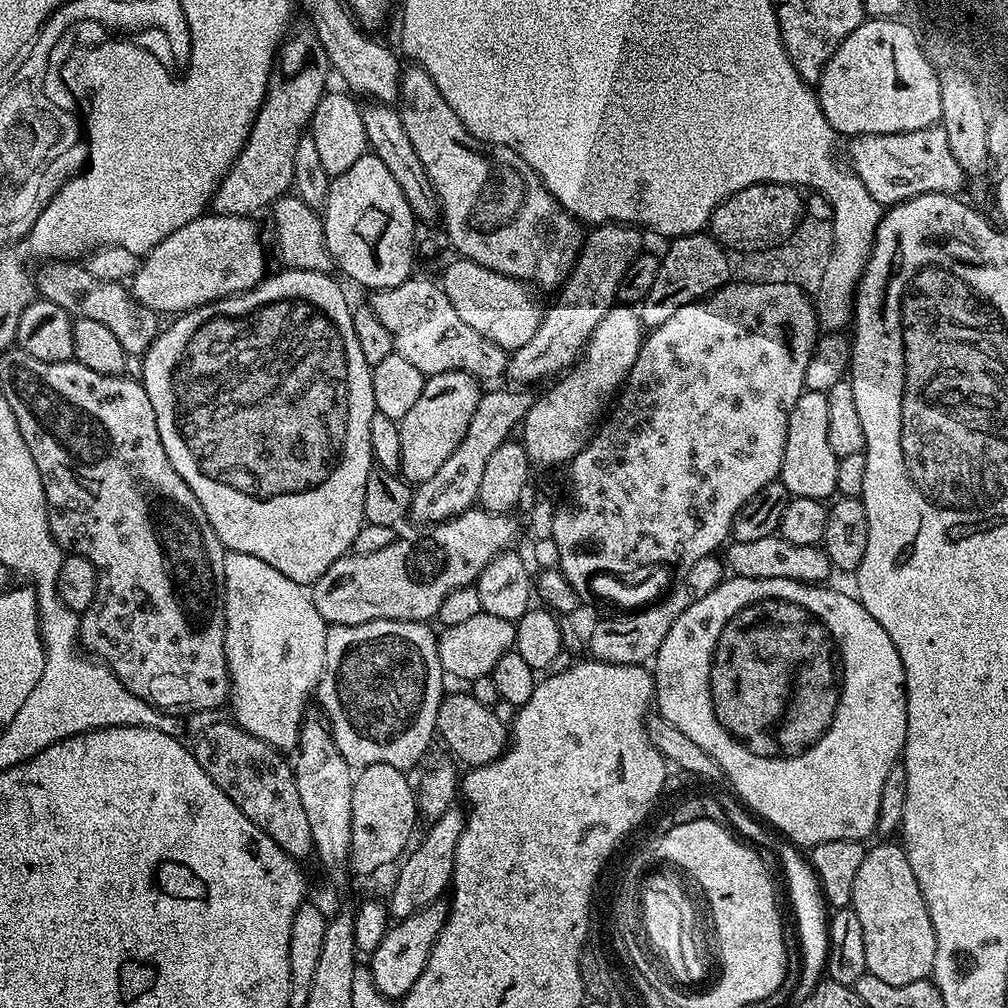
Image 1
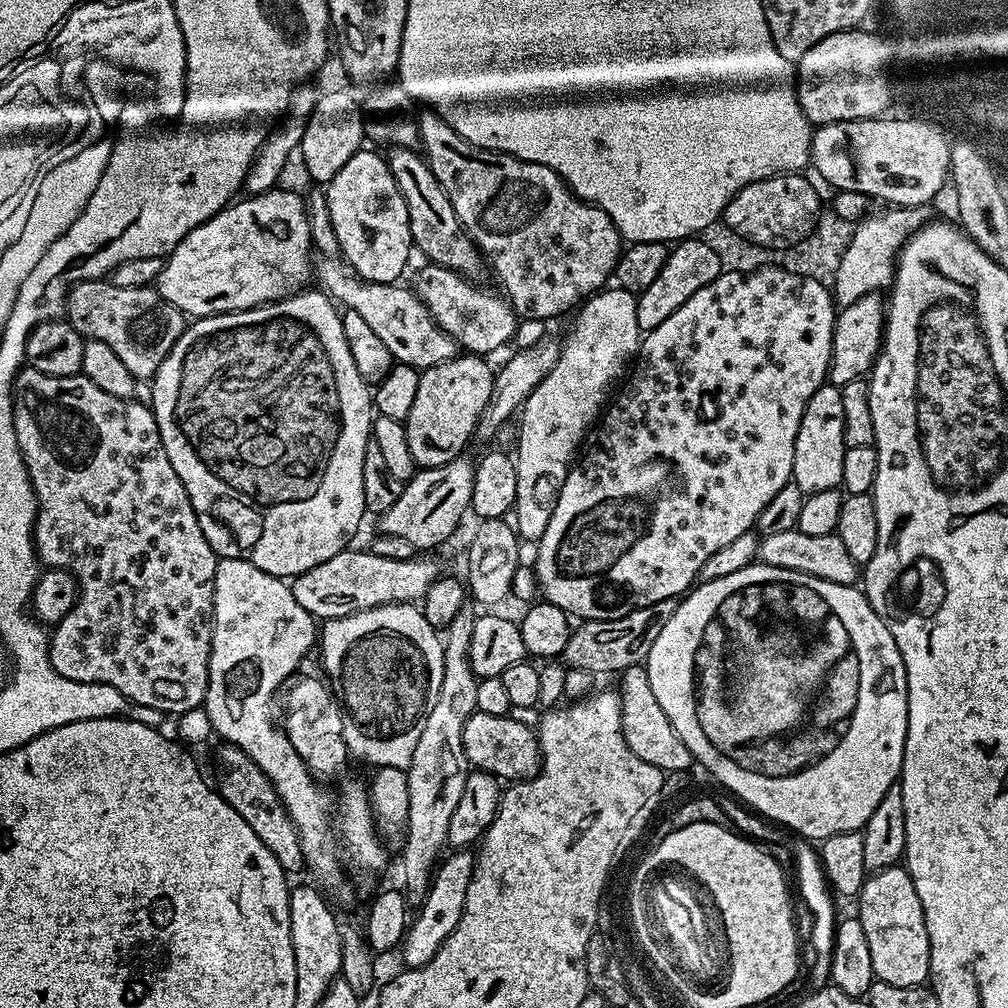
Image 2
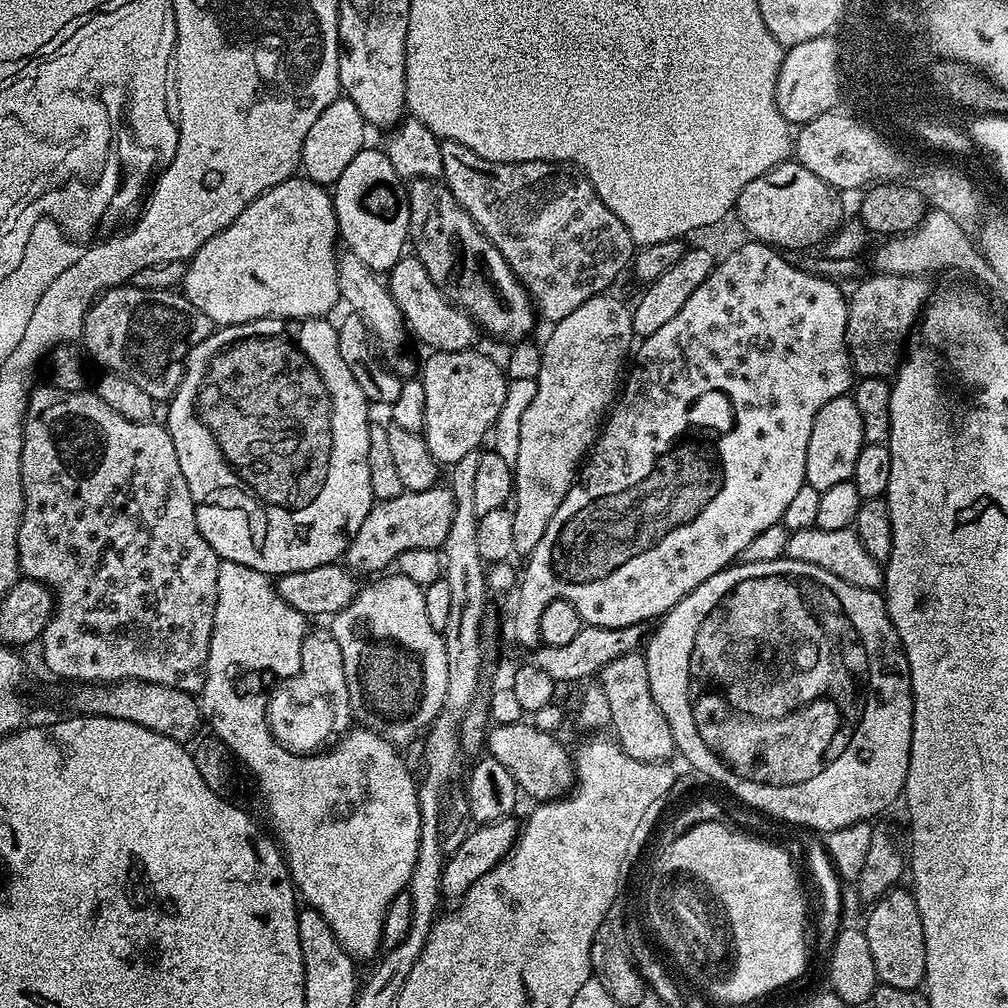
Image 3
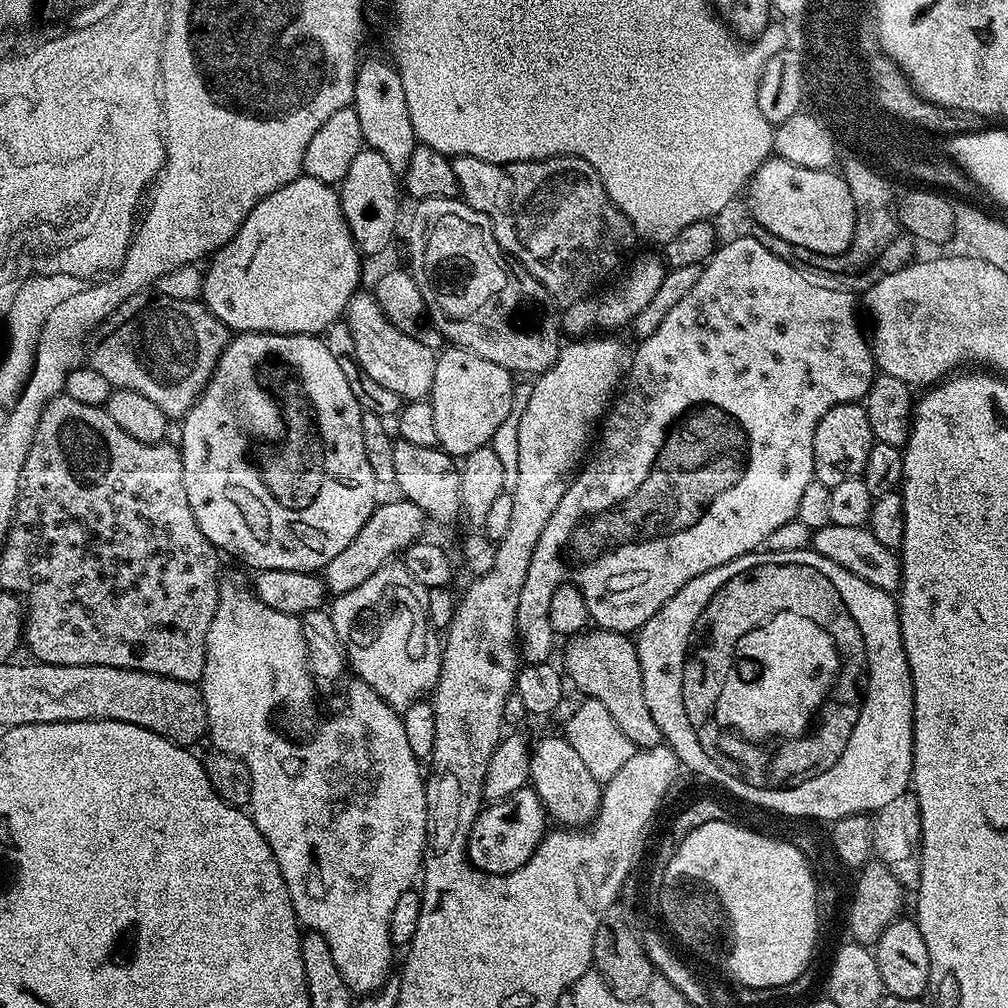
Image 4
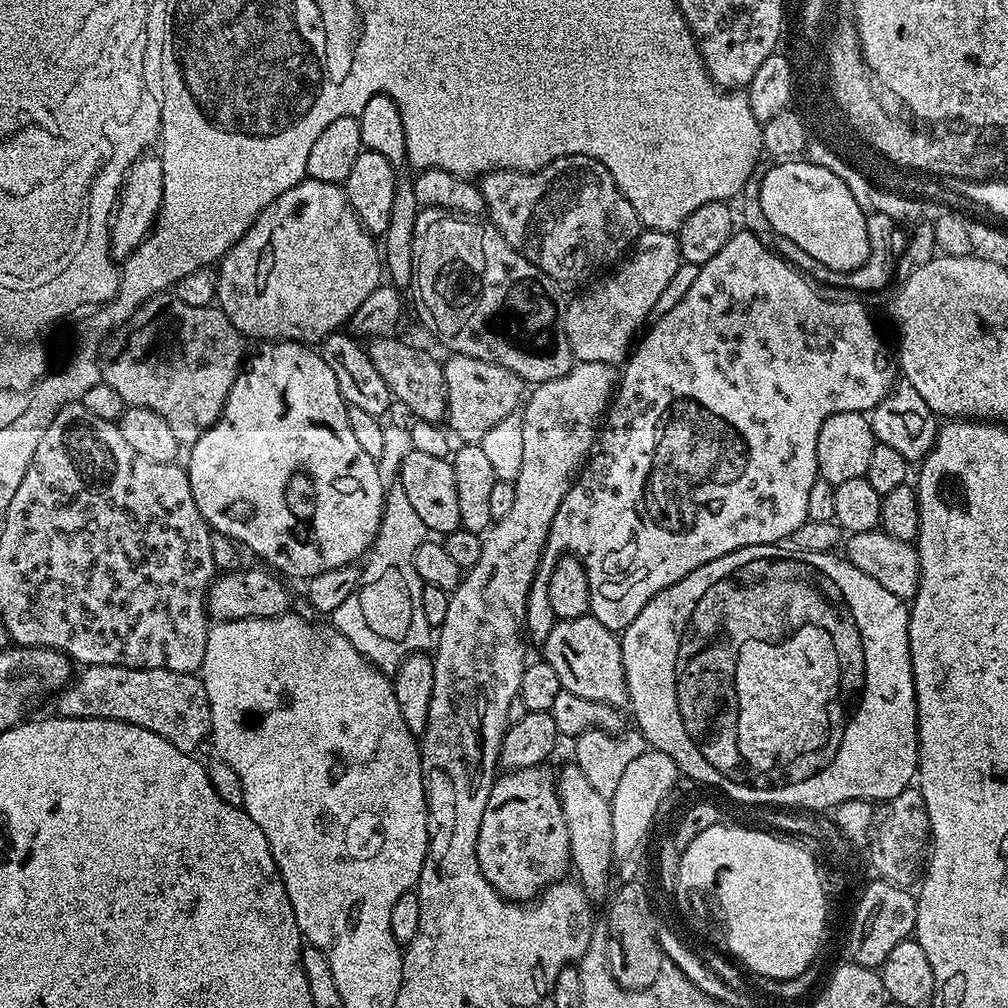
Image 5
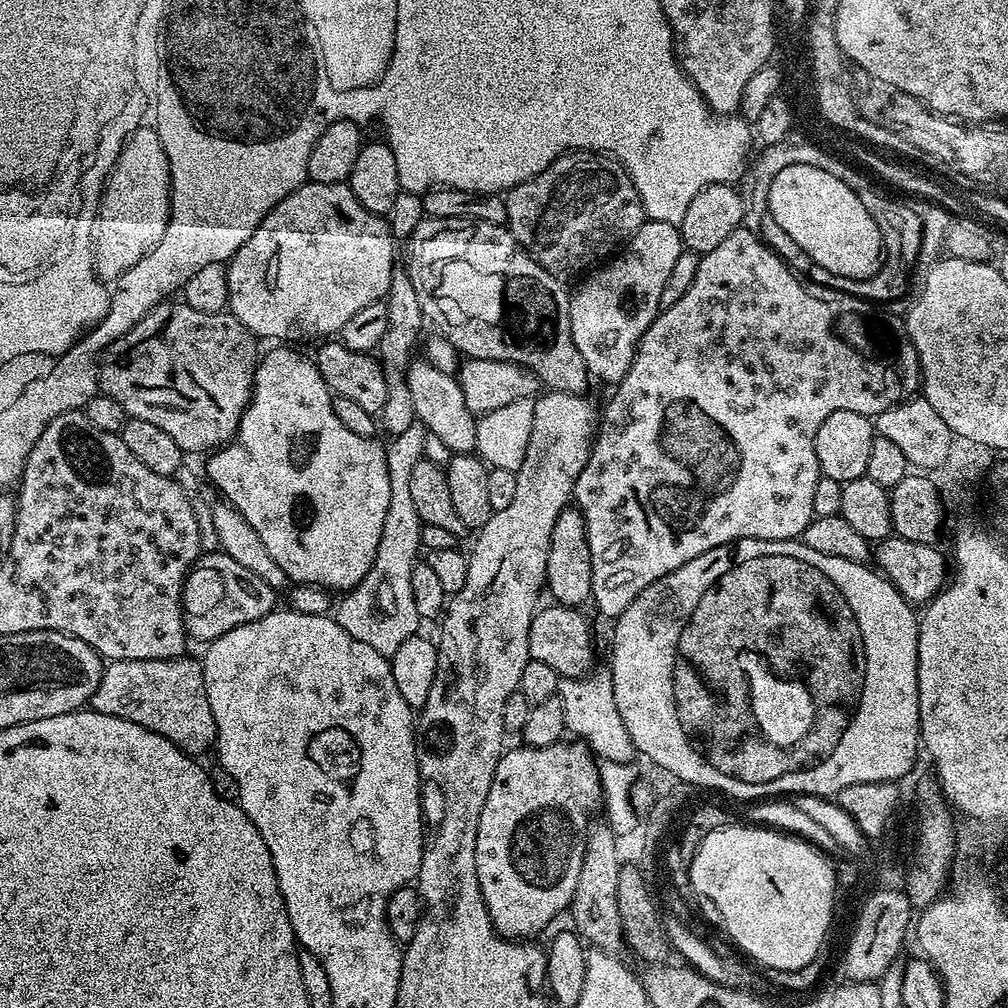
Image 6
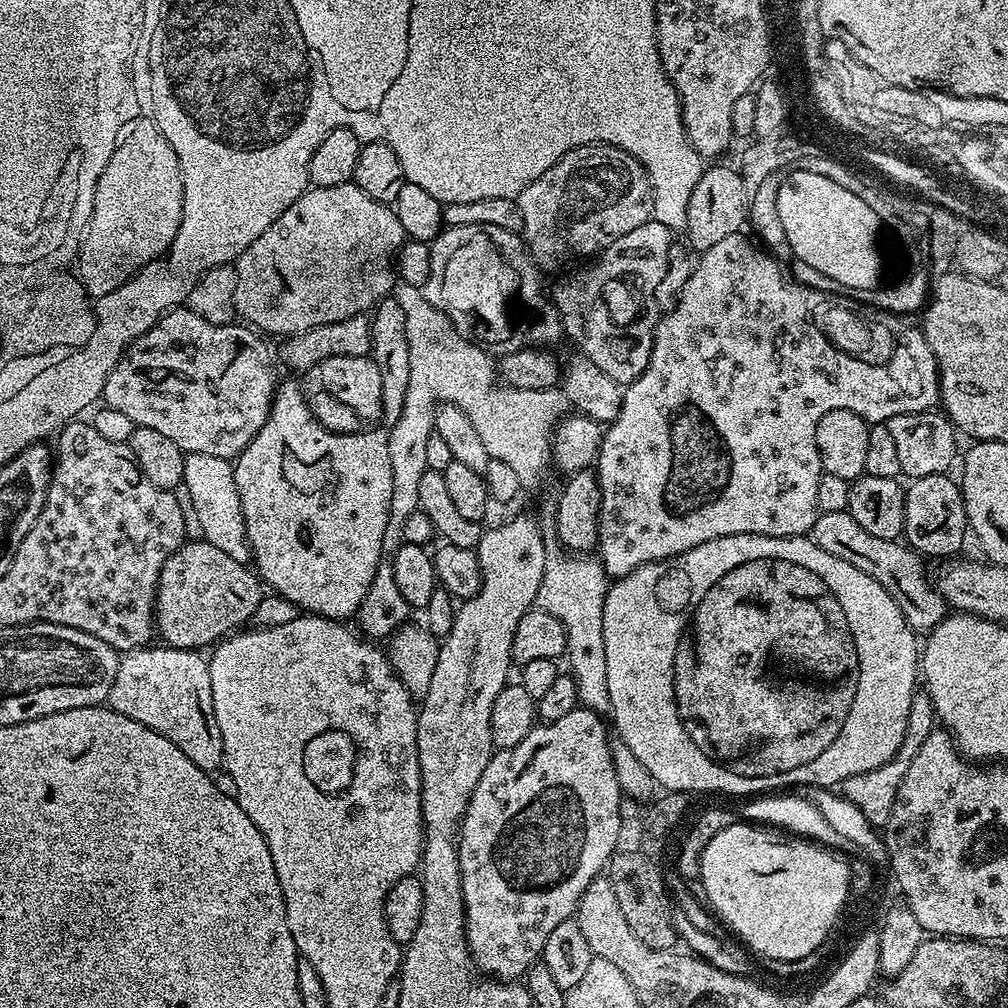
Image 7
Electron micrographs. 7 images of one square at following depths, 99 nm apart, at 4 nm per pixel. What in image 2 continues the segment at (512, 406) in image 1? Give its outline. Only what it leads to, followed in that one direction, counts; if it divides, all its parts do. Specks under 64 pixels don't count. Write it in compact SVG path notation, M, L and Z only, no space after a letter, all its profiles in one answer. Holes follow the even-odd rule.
M461 454L455 460L446 462L437 468L417 471L416 475L404 485L402 498L390 506L390 510L379 513L379 531L386 536L406 538L417 550L432 550L443 540L448 540L456 532L460 519L469 515L474 490L473 461Z

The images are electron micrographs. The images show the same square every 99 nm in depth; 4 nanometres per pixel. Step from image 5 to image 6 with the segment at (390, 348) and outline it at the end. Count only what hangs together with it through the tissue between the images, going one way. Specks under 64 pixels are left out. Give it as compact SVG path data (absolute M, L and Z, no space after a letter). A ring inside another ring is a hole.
M424 358L413 359L407 374L410 402L414 402L417 421L423 424L431 435L442 438L442 443L450 446L453 454L475 453L477 417L462 398L459 379L449 372L438 370Z

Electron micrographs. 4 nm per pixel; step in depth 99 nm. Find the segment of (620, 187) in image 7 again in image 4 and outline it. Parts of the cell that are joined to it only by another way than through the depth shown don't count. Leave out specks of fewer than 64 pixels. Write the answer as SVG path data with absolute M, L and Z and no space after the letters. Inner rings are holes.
M458 156L452 160L454 178L458 178L460 196L465 204L478 210L490 222L498 246L520 264L546 290L553 300L569 306L593 291L599 280L607 281L620 264L620 255L634 240L632 224L614 206L598 170L577 156L551 156L545 160L523 160L517 164L491 164L482 158Z

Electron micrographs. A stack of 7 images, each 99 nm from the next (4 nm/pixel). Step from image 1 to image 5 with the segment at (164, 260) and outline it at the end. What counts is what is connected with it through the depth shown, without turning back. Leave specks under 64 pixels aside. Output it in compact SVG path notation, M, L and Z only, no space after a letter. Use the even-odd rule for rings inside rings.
M306 178L298 186L286 190L286 194L274 198L274 202L270 202L270 206L266 206L266 210L262 210L262 214L258 214L258 218L252 223L250 230L246 230L244 237L224 255L223 260L219 261L216 272L215 303L220 311L226 314L226 318L230 318L230 322L240 333L248 338L253 336L256 342L297 340L299 344L315 345L317 342L323 341L324 337L330 333L343 329L351 321L358 306L362 306L362 302L366 302L366 298L370 298L372 291L380 287L382 283L382 252L377 241L375 244L372 240L375 240L373 233L364 229L358 214L354 214L354 206L350 206L348 196L344 193L341 185Z

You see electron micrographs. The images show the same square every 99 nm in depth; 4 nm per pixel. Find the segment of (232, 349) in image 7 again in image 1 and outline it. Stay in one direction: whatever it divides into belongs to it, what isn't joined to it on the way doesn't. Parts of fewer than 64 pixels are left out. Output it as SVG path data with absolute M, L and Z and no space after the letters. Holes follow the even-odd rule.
M44 260L34 272L36 291L43 299L54 302L54 306L62 306L75 319L90 318L93 322L102 322L102 326L110 326L111 332L122 342L122 350L129 357L136 358L147 352L148 348L161 331L161 317L133 300L129 289L124 284L102 282L102 278L94 278L83 263L66 260Z

